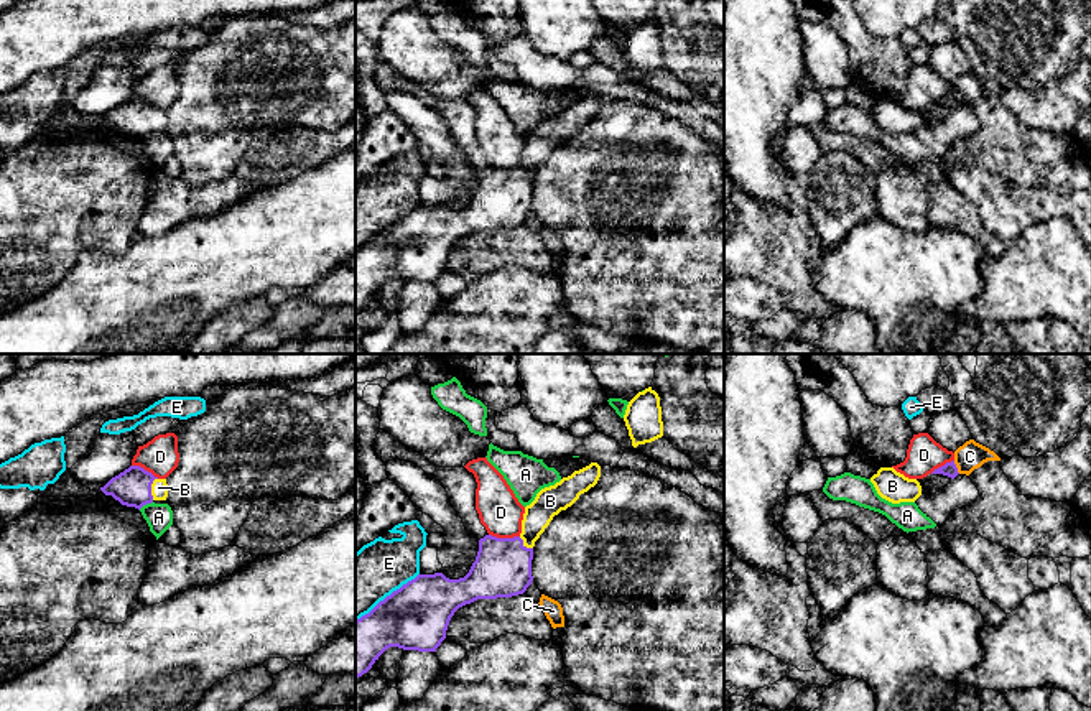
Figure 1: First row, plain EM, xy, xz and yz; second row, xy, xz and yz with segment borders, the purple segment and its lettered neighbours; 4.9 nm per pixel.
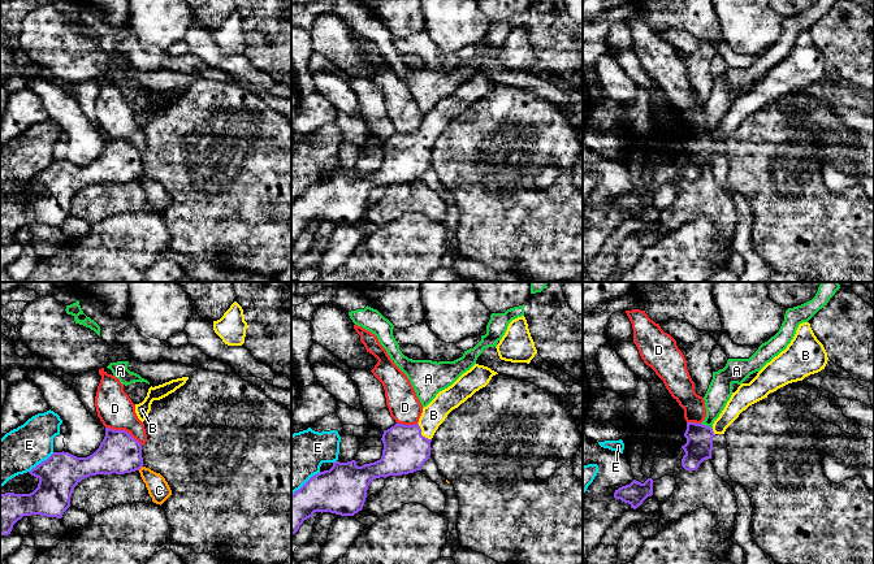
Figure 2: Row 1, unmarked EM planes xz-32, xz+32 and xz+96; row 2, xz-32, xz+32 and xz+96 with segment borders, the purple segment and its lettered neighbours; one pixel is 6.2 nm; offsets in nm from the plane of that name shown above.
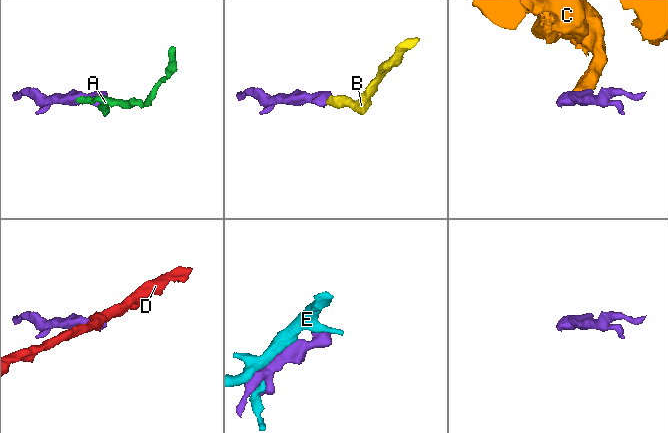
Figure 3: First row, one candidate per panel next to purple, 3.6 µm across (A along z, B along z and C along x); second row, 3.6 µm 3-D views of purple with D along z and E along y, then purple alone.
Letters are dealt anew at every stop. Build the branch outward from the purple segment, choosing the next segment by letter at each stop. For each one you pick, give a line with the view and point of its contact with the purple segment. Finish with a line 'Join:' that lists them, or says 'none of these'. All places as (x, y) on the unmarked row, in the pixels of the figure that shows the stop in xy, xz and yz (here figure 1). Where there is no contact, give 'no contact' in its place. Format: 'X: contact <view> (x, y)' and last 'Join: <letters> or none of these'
B: contact xy (150, 120)
Join: B

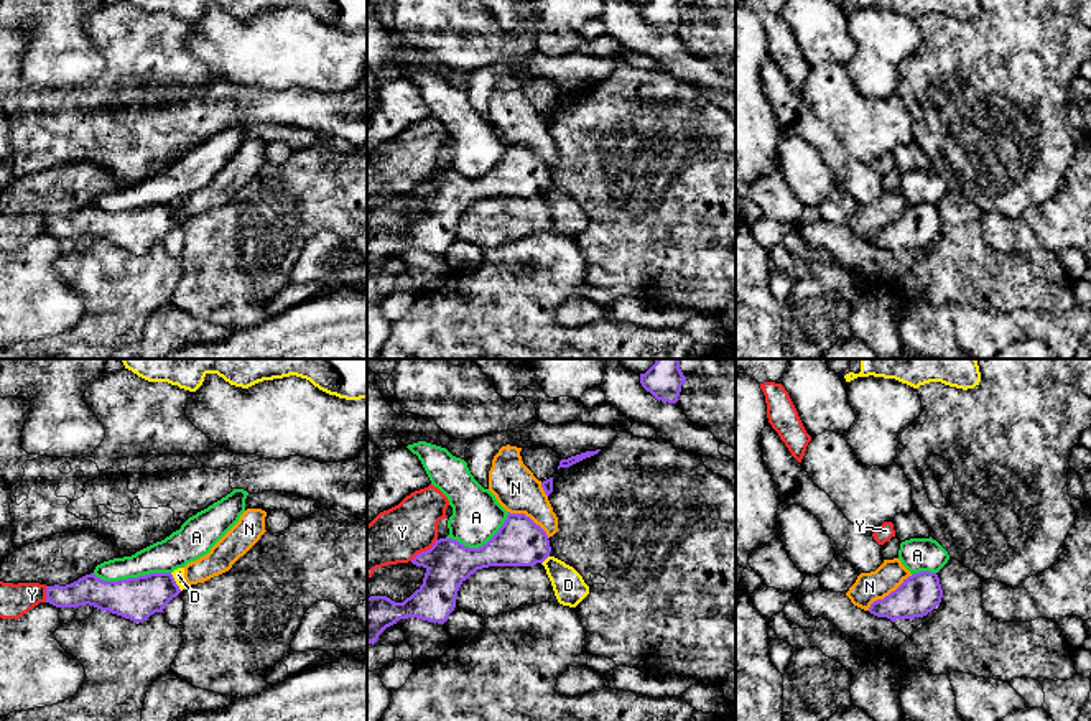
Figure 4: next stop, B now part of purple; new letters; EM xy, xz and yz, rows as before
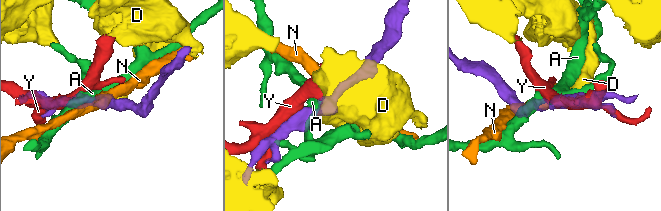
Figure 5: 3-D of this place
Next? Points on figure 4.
Join: none of these

